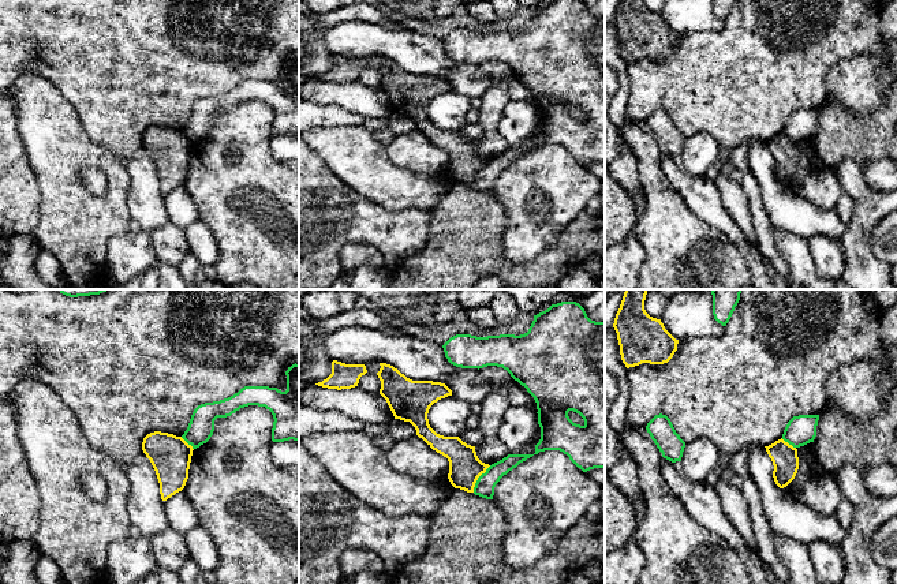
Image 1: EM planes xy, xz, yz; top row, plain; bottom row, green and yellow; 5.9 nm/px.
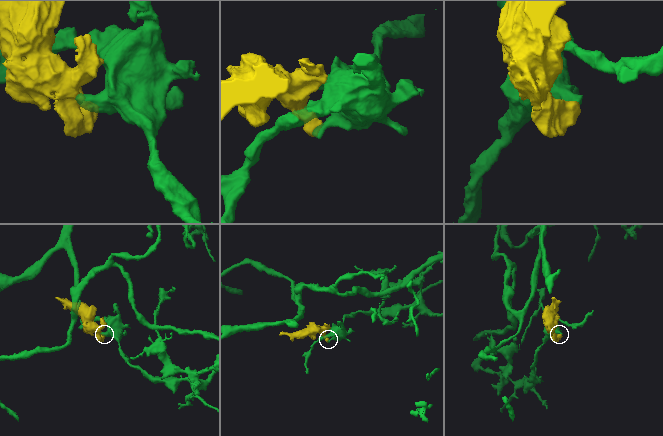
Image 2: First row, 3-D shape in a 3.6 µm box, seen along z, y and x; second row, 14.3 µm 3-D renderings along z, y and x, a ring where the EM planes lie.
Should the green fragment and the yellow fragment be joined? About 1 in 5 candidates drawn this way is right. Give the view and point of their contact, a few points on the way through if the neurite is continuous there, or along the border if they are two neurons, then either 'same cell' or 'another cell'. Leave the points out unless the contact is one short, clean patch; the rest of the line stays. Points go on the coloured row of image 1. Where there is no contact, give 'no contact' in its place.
xz (478, 479) | another cell

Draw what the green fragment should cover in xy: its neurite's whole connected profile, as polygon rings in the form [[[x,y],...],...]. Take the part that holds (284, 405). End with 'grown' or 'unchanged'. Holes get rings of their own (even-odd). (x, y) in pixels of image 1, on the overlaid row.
[[[299,364],[288,367],[285,375],[285,392],[269,386],[244,386],[228,398],[198,405],[182,438],[197,449],[213,435],[217,418],[227,418],[240,408],[258,405],[273,415],[273,442],[299,441]]]; unchanged

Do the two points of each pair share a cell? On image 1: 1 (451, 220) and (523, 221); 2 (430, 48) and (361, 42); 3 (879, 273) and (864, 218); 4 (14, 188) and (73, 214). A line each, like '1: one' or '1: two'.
1: two
2: one
3: one
4: two

